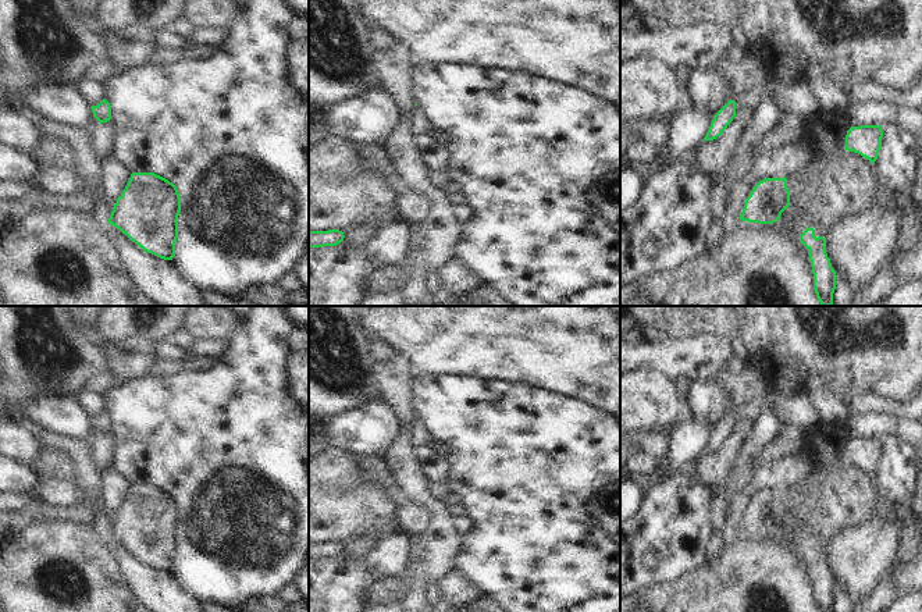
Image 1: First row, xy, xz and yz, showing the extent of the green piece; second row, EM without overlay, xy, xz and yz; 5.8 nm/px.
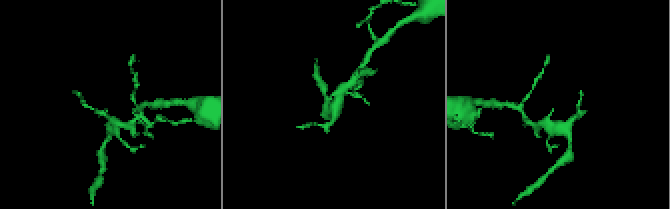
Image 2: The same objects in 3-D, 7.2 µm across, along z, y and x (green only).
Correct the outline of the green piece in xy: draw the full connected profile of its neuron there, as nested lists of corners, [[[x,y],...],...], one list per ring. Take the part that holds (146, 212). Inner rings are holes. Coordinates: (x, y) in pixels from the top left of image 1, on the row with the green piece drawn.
[[[132,172],[125,189],[117,198],[107,224],[118,228],[145,252],[164,260],[172,260],[179,213],[181,196],[172,182],[154,172]]]

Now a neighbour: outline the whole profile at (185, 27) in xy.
[[[185,17],[174,24],[170,24],[167,29],[172,33],[191,39],[195,35],[196,25],[188,17]]]

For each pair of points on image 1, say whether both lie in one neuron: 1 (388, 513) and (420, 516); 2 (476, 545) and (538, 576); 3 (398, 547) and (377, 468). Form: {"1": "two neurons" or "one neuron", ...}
{"1": "two neurons", "2": "one neuron", "3": "two neurons"}

